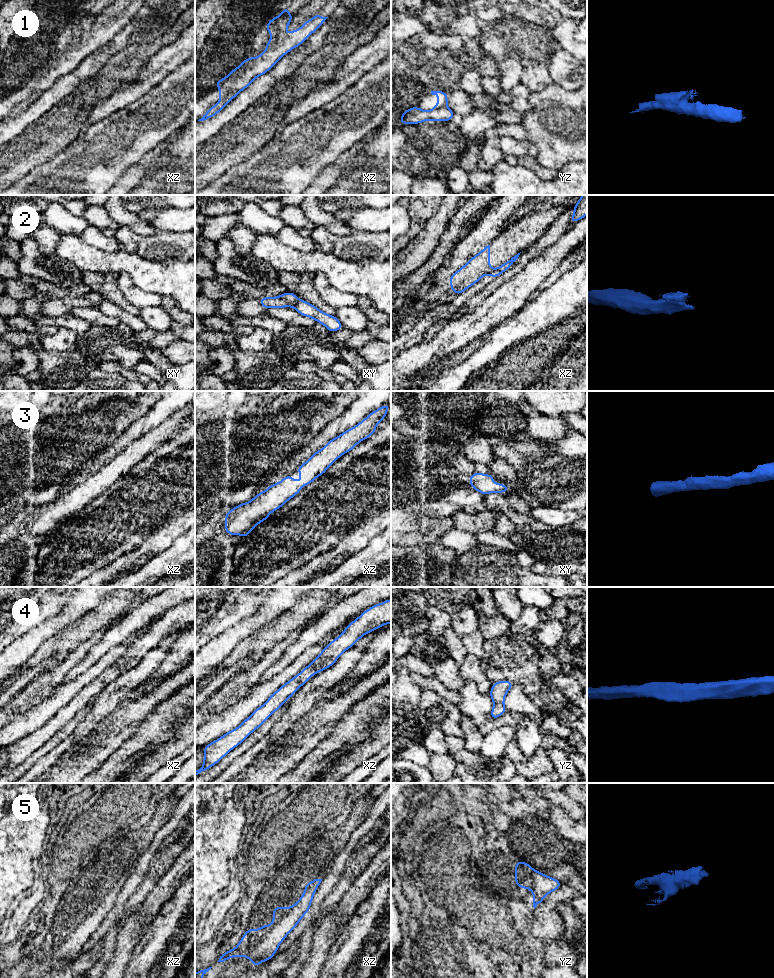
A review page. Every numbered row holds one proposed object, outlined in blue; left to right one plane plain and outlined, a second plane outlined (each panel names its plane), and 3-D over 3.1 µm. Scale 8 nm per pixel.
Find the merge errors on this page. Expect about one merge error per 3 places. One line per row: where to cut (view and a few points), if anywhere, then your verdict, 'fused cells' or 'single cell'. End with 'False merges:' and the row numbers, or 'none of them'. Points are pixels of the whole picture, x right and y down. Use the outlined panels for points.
1: no cut; single cell
2: cut in xy along (299, 299), (293, 307); fused cells
3: no cut; single cell
4: no cut; single cell
5: no cut; single cell
False merges: 2

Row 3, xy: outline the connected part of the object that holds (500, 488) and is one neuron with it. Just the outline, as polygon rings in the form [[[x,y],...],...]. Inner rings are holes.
[[[475,472],[469,478],[469,484],[479,493],[486,495],[489,493],[504,493],[510,490],[510,487],[502,483],[494,484],[494,478],[491,474],[482,474]]]

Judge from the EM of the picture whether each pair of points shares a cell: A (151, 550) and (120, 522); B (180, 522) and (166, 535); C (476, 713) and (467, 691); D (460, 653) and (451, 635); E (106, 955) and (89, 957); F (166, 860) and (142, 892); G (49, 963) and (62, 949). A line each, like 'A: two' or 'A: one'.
A: two
B: one
C: one
D: one
E: two
F: one
G: one

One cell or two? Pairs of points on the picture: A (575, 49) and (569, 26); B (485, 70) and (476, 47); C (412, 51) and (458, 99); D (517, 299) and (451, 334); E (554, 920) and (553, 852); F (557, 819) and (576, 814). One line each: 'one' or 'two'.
A: one
B: one
C: two
D: one
E: two
F: two

